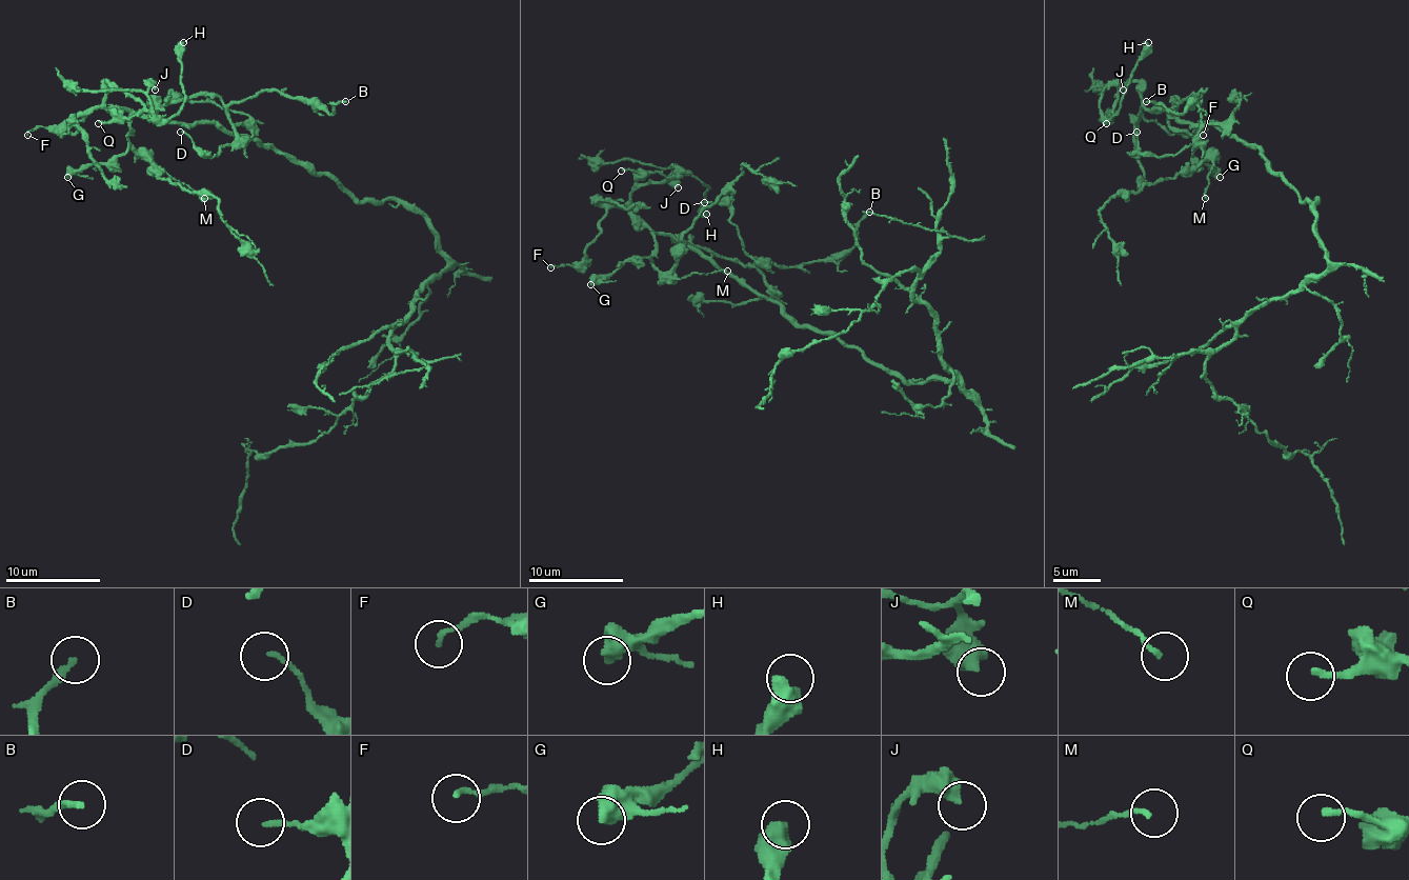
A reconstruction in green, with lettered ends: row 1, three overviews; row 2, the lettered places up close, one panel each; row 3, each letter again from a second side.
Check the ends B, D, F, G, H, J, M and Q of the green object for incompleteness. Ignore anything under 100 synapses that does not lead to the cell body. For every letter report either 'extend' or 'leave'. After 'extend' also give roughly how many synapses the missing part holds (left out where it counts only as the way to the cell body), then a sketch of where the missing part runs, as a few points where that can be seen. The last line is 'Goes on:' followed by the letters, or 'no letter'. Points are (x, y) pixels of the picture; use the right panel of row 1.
B: leave
D: leave
F: leave
G: leave
H: leave
J: leave
M: leave
Q: leave
Goes on: no letter

